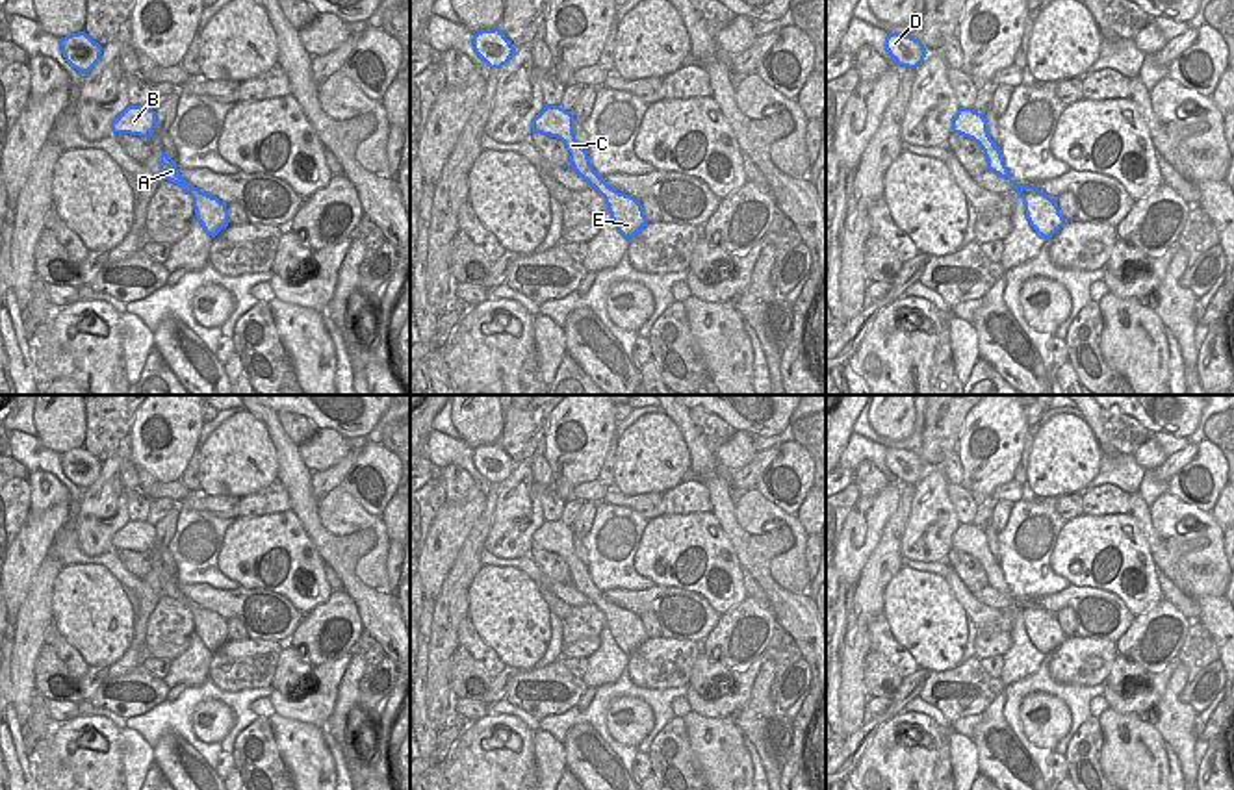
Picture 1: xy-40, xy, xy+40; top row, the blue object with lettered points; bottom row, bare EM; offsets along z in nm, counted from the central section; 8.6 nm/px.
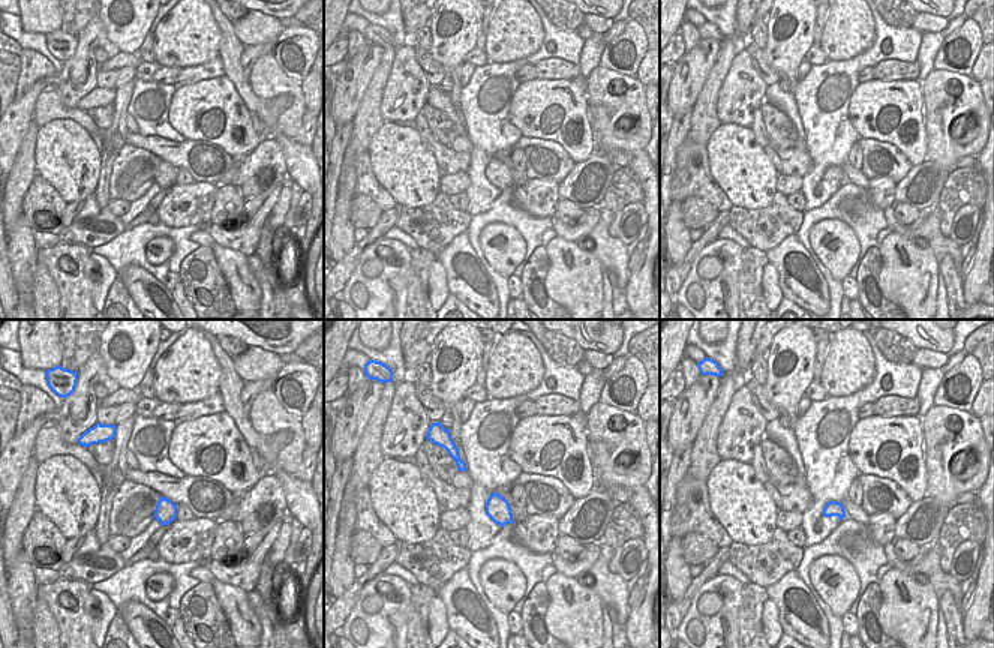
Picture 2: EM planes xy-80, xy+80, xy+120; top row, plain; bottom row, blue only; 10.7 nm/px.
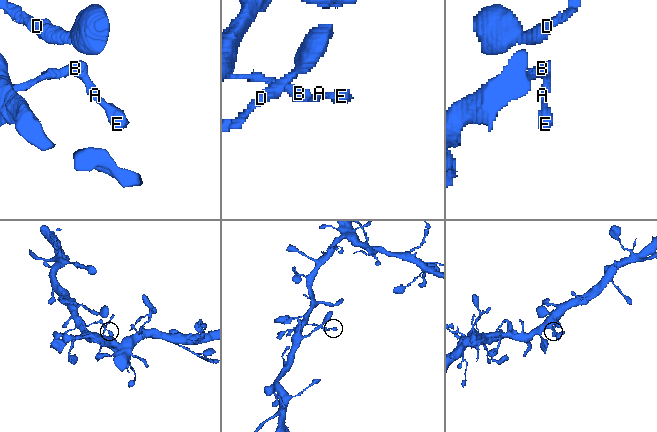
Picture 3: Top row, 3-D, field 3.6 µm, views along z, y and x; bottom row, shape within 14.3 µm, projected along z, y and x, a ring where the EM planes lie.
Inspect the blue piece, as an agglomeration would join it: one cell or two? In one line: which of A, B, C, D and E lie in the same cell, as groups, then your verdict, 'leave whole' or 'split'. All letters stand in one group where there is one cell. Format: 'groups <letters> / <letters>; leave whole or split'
groups A B C D E; leave whole

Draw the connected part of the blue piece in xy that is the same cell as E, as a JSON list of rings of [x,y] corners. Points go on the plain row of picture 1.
[[[544,521],[533,534],[533,549],[557,553],[564,558],[570,582],[605,614],[611,634],[625,655],[635,653],[648,640],[640,616],[616,606],[594,586],[588,567],[575,554],[572,527],[560,521]]]

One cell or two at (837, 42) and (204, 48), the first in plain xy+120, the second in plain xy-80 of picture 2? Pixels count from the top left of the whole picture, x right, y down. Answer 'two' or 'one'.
one

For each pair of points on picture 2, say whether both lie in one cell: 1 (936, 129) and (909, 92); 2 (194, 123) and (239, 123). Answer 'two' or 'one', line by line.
1: two
2: one

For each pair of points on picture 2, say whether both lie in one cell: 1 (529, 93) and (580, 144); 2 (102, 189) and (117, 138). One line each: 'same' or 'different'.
1: same
2: same

